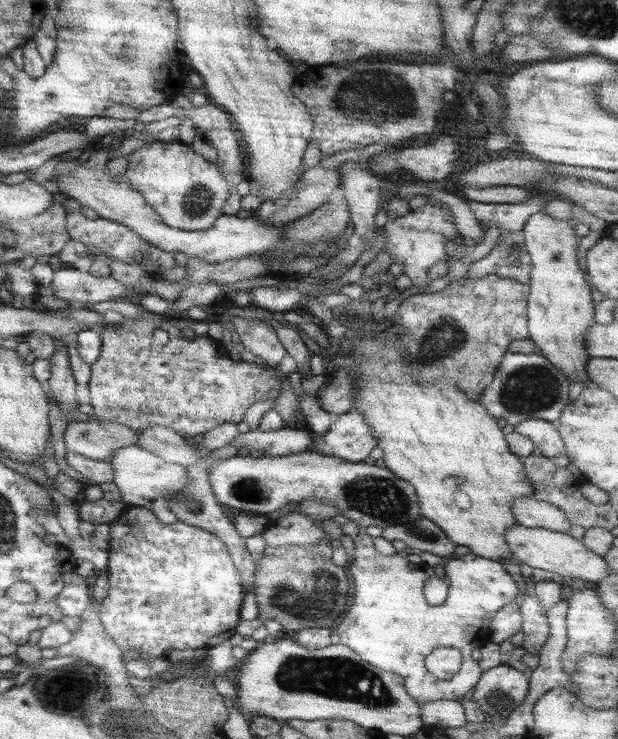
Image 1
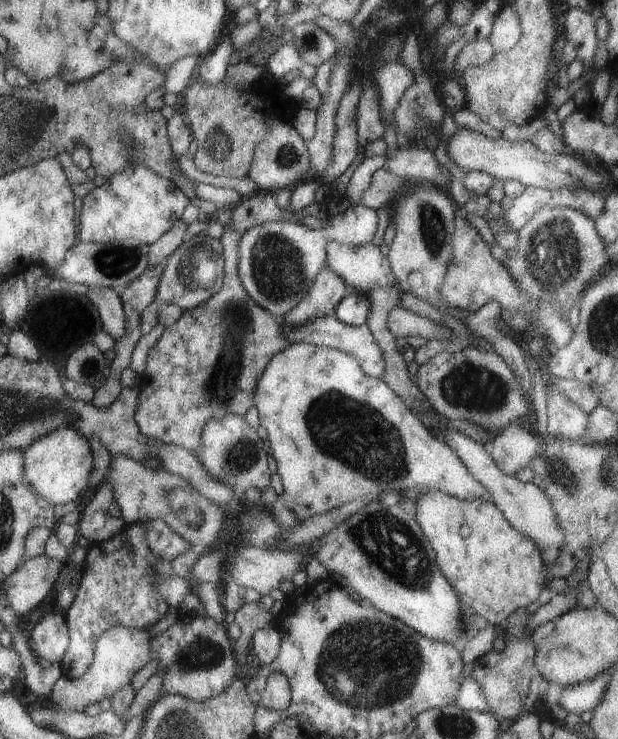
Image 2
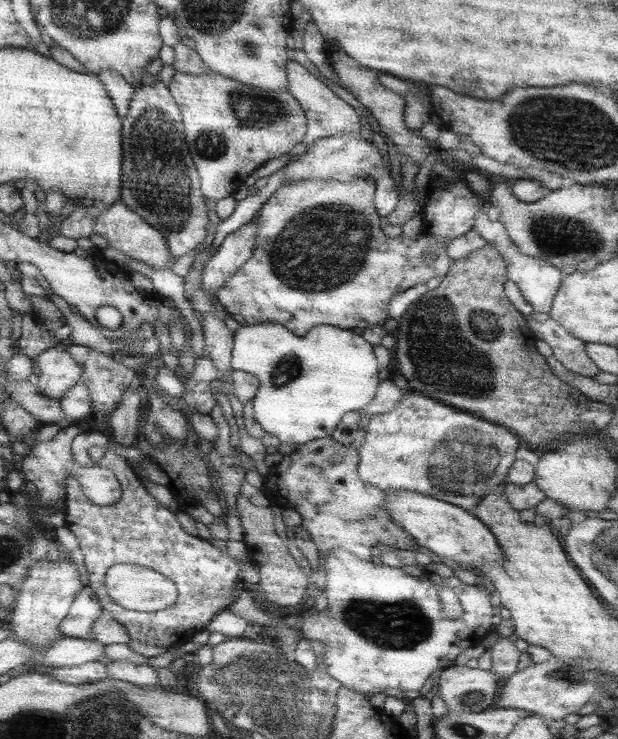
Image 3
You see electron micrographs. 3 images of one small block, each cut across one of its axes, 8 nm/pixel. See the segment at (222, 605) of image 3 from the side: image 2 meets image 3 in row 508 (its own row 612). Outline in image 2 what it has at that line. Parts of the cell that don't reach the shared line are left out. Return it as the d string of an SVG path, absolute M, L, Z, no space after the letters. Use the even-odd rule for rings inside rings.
M146 522L125 524L119 534L87 547L73 602L63 615L68 628L68 645L60 658L60 672L70 679L85 674L92 661L96 638L115 625L147 630L161 620L170 606L156 593L155 583L173 577L170 561L154 555L144 541Z

